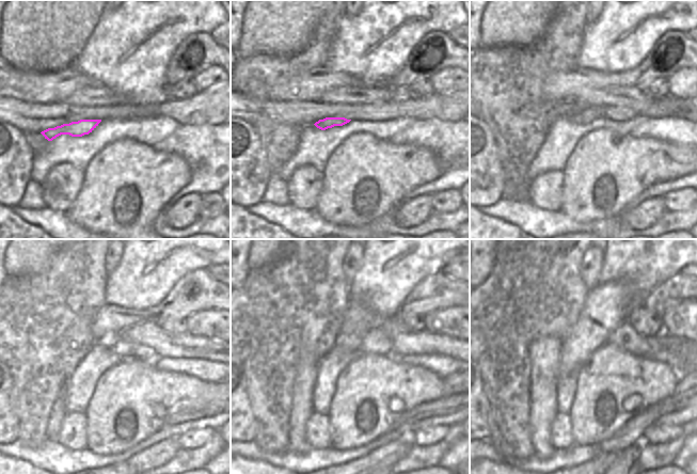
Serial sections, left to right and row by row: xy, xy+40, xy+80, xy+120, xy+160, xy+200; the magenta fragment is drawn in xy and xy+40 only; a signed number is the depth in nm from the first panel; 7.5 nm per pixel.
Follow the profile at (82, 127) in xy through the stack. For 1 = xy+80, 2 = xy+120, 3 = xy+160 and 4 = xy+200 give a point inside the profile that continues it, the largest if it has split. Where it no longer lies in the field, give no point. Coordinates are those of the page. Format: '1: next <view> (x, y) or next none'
1: next xy+80 (591, 113)
2: next xy+120 (126, 349)
3: next xy+160 (377, 341)
4: next xy+200 (624, 336)

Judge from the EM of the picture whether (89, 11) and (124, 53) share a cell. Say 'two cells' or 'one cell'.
two cells

